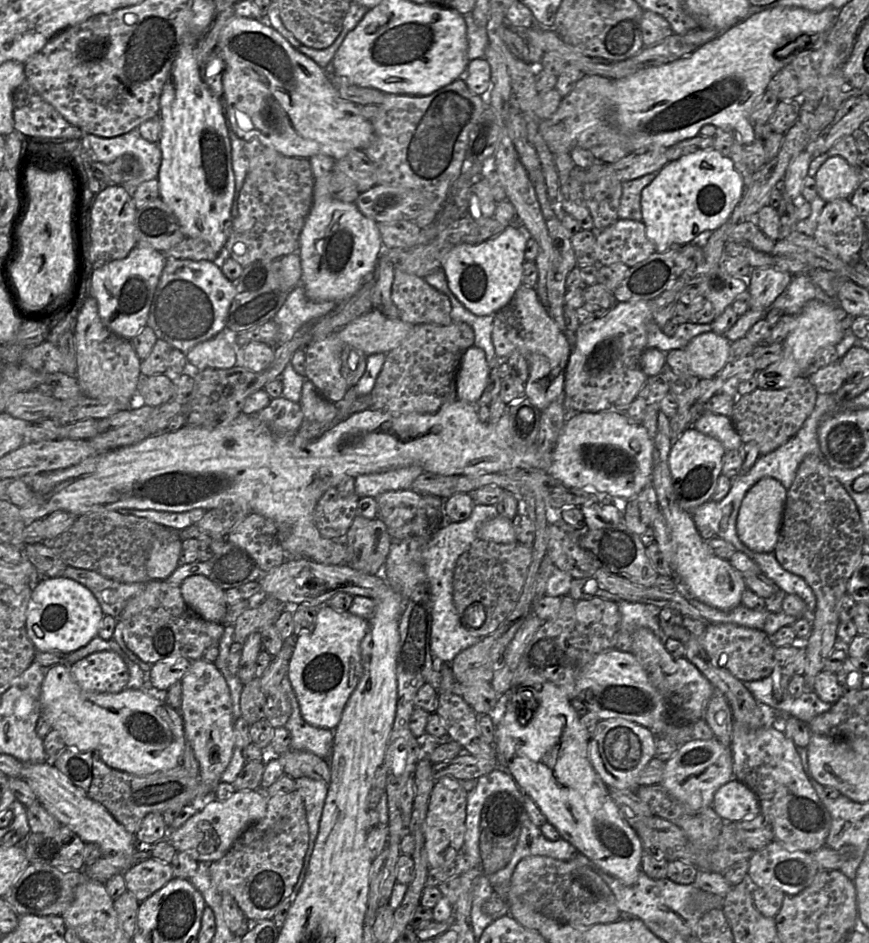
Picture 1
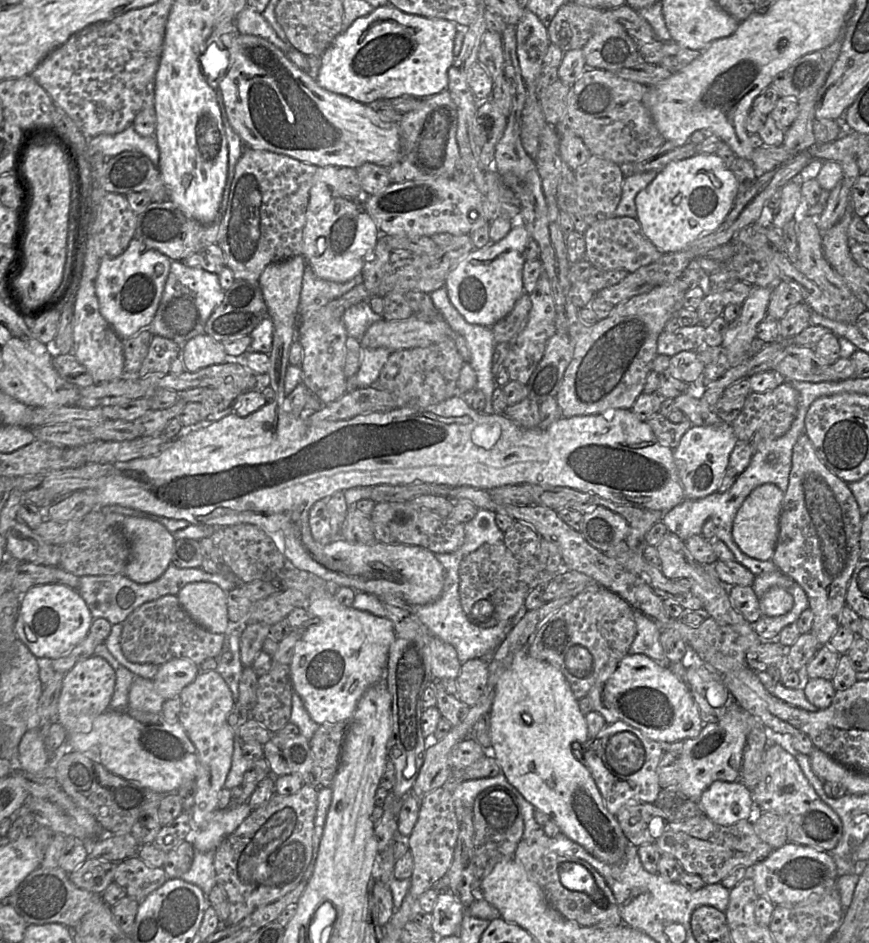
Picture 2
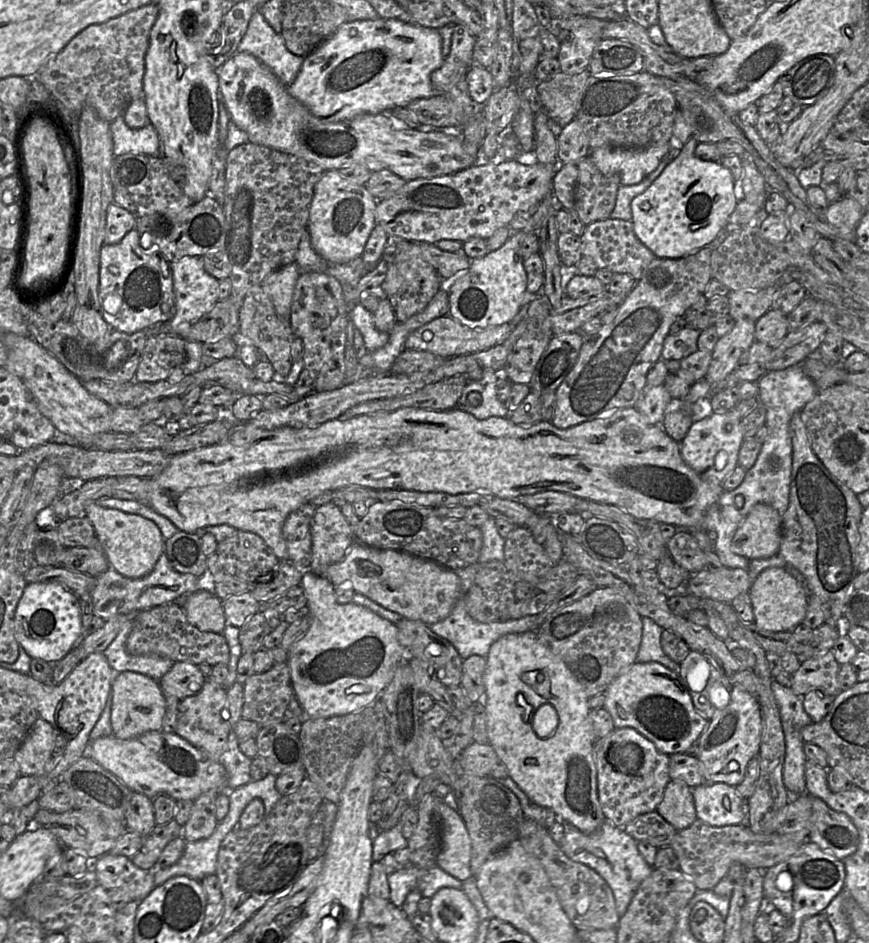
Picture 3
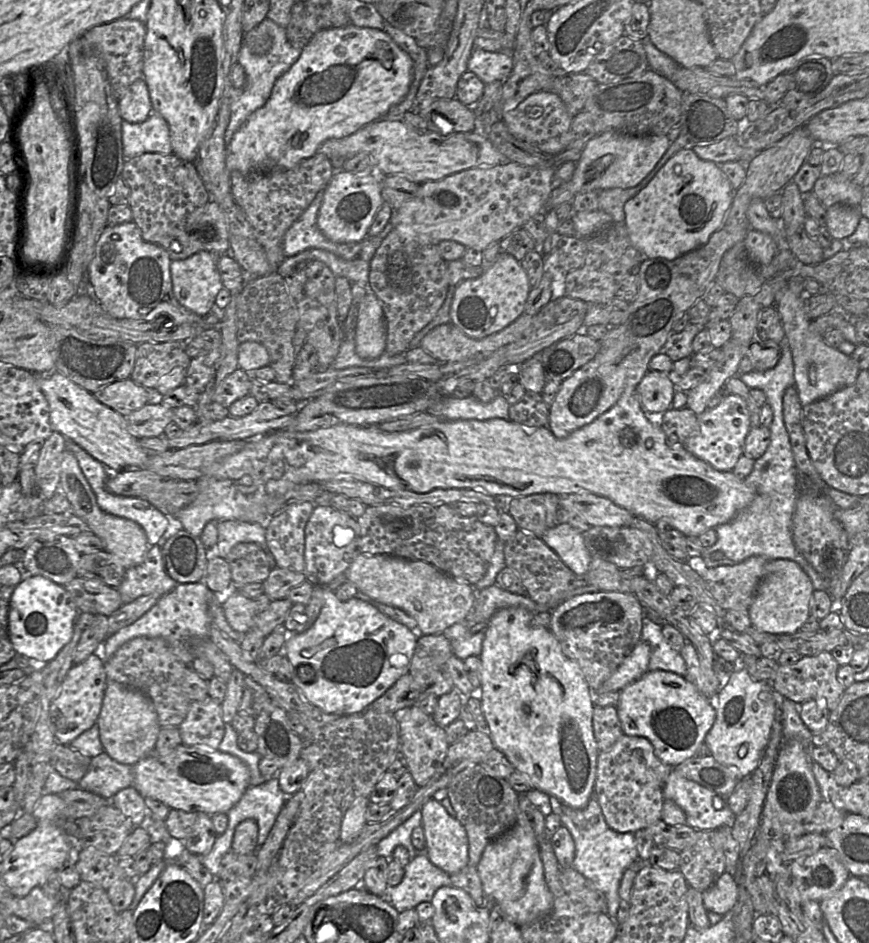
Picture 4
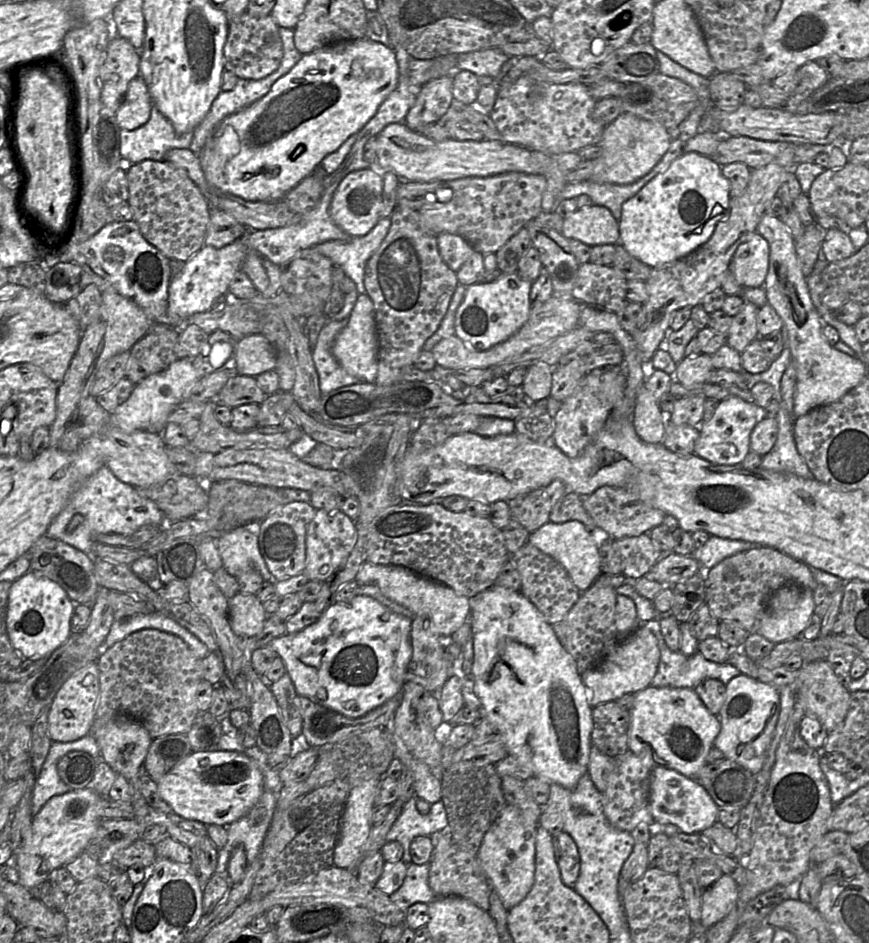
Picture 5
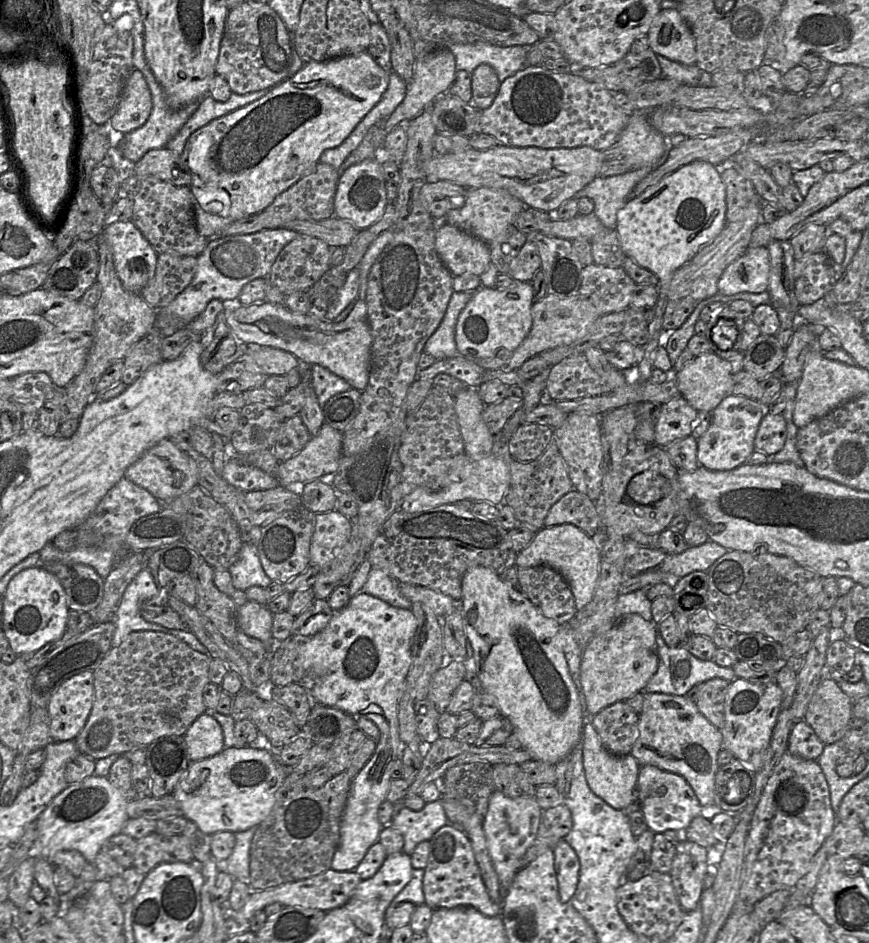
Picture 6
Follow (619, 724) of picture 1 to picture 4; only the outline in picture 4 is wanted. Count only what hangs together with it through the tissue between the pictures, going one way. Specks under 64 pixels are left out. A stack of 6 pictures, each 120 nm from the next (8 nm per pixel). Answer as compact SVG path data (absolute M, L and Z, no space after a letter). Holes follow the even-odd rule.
M623 734L610 749L599 752L594 797L608 826L619 833L635 833L660 820L663 789L672 770L655 755L650 741L640 736Z

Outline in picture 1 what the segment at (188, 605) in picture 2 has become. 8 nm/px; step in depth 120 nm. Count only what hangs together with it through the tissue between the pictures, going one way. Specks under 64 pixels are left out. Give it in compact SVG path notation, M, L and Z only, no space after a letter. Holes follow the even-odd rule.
M205 576L187 577L180 585L186 604L203 619L222 624L228 605L224 591Z

